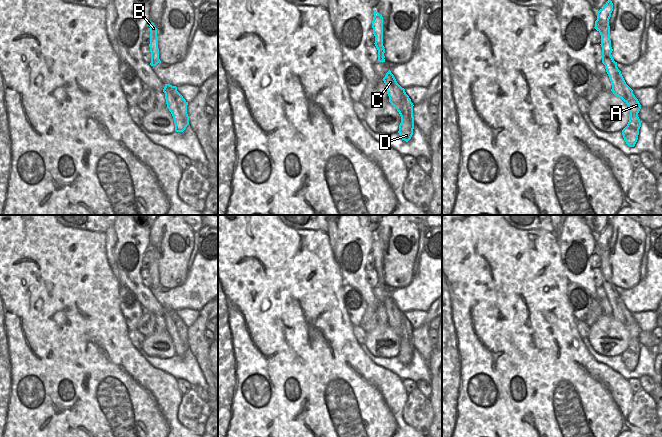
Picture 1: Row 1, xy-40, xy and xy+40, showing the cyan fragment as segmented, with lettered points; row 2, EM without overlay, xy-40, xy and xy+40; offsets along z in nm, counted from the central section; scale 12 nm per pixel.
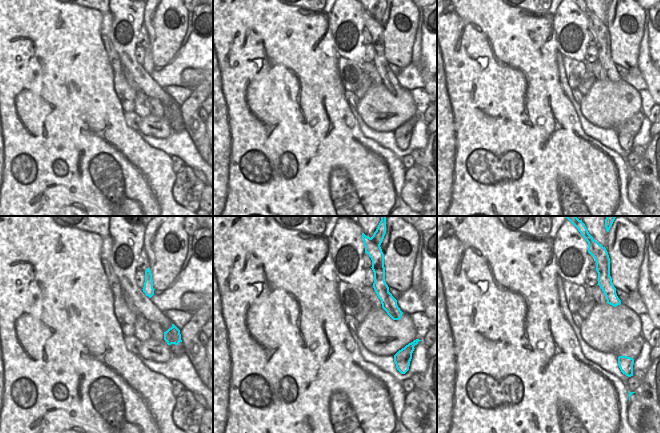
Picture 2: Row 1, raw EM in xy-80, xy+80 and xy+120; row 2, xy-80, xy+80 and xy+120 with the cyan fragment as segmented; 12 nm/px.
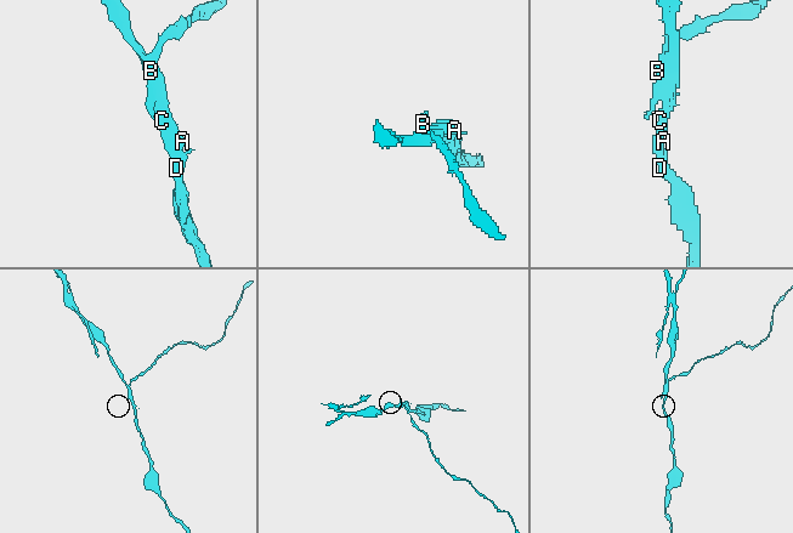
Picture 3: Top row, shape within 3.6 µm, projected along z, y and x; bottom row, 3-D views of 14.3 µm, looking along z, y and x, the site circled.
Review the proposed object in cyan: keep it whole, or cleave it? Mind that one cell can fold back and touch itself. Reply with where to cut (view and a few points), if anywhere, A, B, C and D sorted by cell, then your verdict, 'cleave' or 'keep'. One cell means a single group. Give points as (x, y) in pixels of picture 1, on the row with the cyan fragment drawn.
cut in xy+40 along (597, 19), (599, 23), (608, 26); A C D / B; cleave

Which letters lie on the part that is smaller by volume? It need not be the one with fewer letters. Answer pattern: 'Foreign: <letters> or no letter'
Foreign: B

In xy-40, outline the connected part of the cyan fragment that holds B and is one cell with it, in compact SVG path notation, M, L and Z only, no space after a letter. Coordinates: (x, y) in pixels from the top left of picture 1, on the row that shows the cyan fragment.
M149 22L147 26L150 27L150 52L151 52L151 66L156 66L158 63L161 63L159 59L159 48L158 48L158 37L157 37L157 28L153 22Z

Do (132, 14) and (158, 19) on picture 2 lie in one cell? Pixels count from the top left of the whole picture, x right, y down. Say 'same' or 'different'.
different

